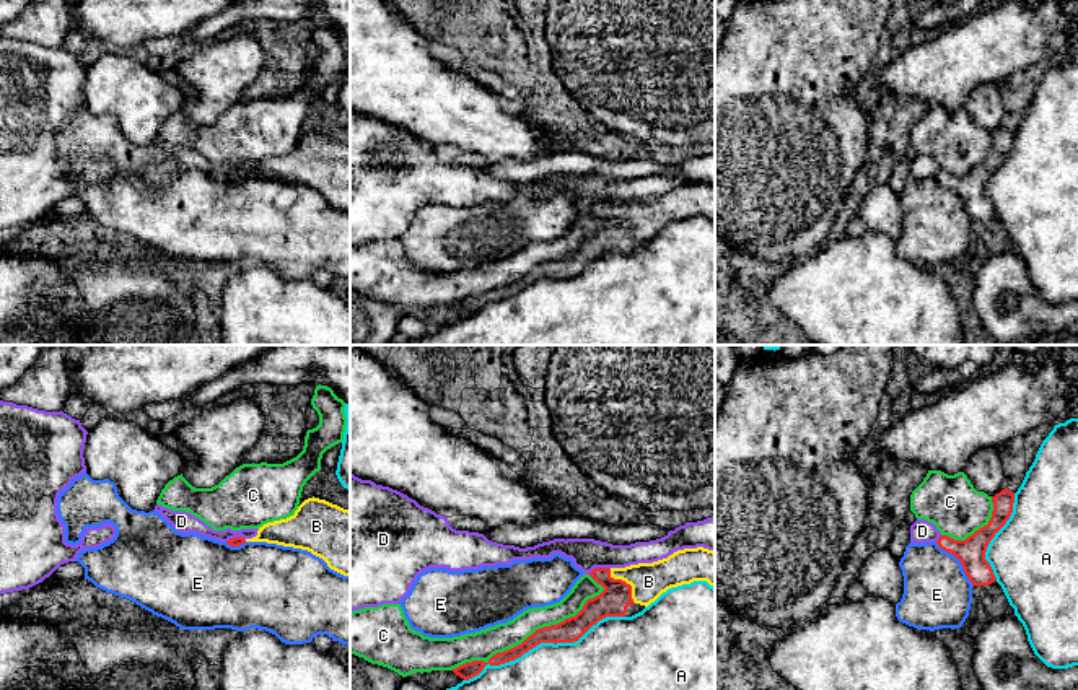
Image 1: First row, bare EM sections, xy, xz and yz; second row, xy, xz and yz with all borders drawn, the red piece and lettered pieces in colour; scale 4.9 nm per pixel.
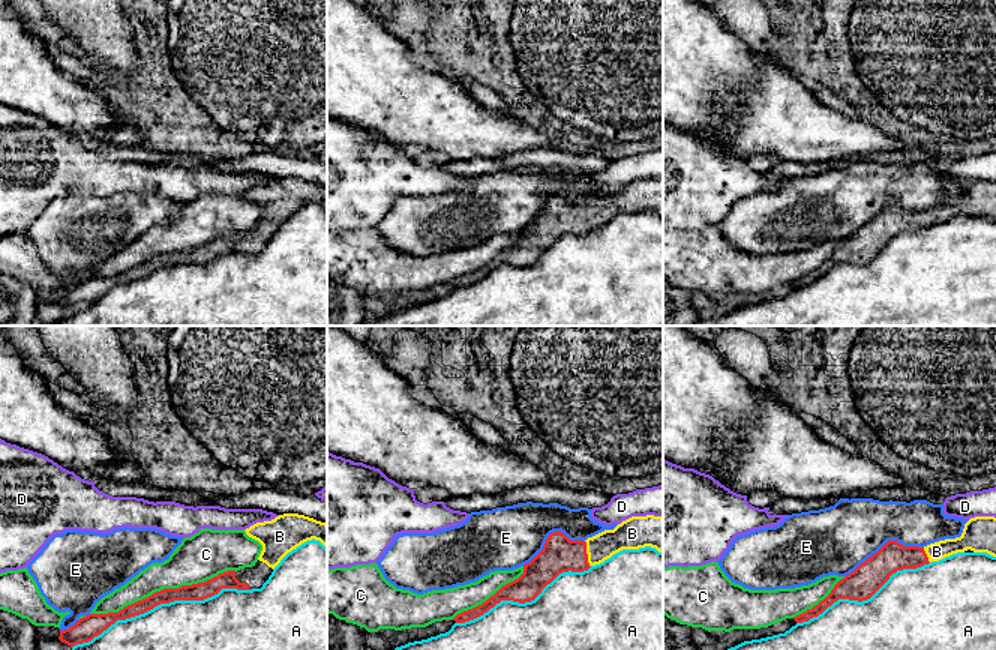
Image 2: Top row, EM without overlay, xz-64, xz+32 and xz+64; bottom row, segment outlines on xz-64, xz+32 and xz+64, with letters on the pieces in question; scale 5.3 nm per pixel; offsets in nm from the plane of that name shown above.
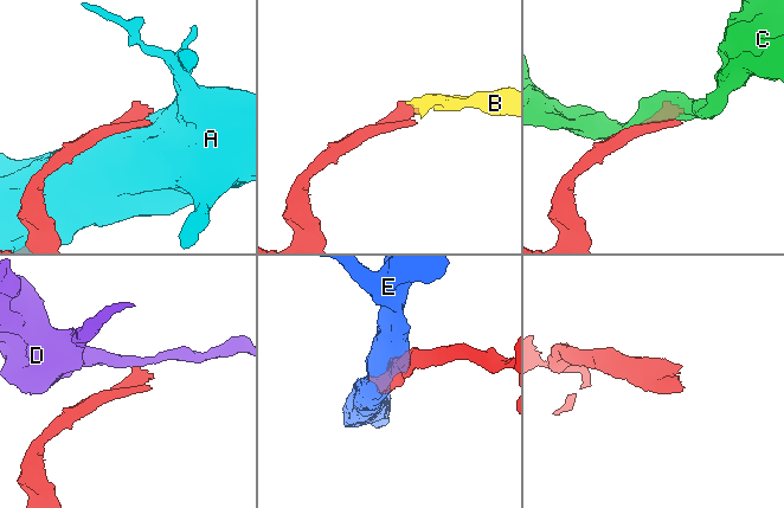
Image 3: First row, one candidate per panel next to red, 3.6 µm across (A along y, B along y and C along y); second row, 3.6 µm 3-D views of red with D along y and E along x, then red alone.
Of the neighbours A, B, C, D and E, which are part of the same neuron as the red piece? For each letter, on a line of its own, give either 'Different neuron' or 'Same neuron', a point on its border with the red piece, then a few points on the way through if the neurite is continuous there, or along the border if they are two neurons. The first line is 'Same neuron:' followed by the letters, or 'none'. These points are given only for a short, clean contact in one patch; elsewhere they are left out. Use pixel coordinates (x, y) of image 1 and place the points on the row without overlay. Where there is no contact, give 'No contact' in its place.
Same neuron: B
A: Different neuron. Touches red at xz (544, 277)
B: Same neuron. Touches red at xz (626, 218). Path across: xz (616, 233), (626, 218), (648, 217)
C: Different neuron. Touches red at xz (528, 272)
D: Different neuron. Touches red at xz (598, 204). Boundary: xz (609, 204), (593, 204), (587, 209)
E: Different neuron. Touches red at yz (959, 196)

